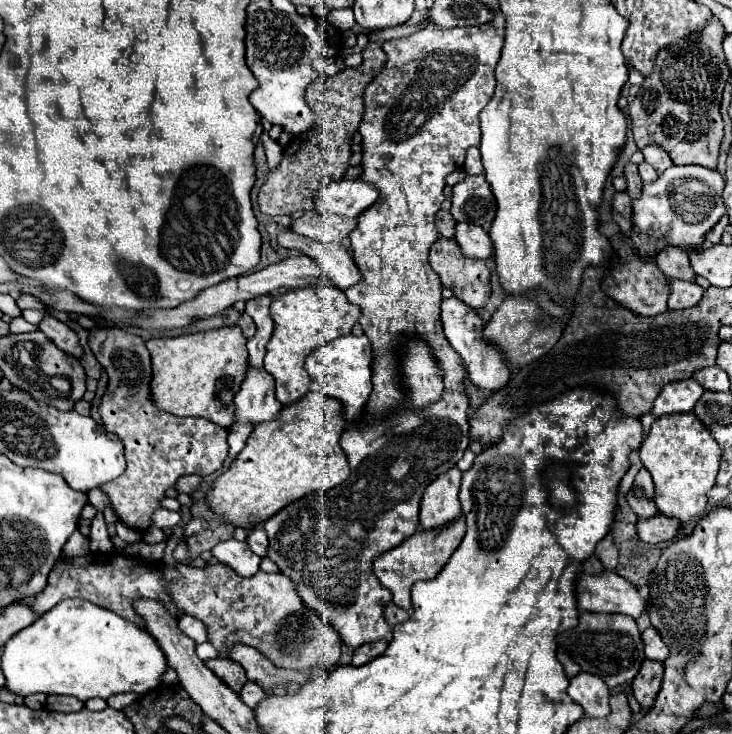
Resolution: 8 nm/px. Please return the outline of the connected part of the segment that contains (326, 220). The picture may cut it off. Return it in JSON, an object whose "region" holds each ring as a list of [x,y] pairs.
{"region":[[[304,212],[302,216],[292,220],[290,228],[294,232],[306,236],[306,238],[312,238],[318,242],[329,242],[320,244],[332,244],[334,246],[356,228],[356,218]]]}

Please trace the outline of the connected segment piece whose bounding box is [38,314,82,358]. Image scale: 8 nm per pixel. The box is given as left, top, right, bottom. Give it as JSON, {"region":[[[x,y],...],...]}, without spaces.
{"region":[[[46,314],[46,316],[40,320],[38,330],[42,330],[60,350],[64,350],[64,352],[68,352],[68,354],[72,354],[72,356],[76,356],[76,358],[82,356],[82,348],[80,348],[80,344],[78,344],[78,336],[76,336],[64,322],[56,320],[54,316]]]}

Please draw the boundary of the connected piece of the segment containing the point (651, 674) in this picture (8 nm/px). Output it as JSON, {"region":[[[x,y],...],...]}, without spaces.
{"region":[[[656,660],[642,662],[640,672],[632,680],[632,694],[640,702],[642,710],[648,712],[654,706],[654,700],[662,686],[662,676],[664,676],[662,662],[656,662]]]}

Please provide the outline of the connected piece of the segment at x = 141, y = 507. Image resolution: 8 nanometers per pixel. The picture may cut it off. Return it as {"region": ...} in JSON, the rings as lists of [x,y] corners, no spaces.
{"region":[[[96,328],[90,332],[88,346],[108,374],[108,388],[100,402],[102,424],[116,434],[126,448],[126,470],[100,490],[110,498],[118,520],[128,528],[146,532],[152,526],[152,514],[176,480],[188,474],[208,476],[216,472],[228,456],[228,430],[204,418],[180,418],[160,410],[152,402],[150,352],[144,340],[122,328]]]}

